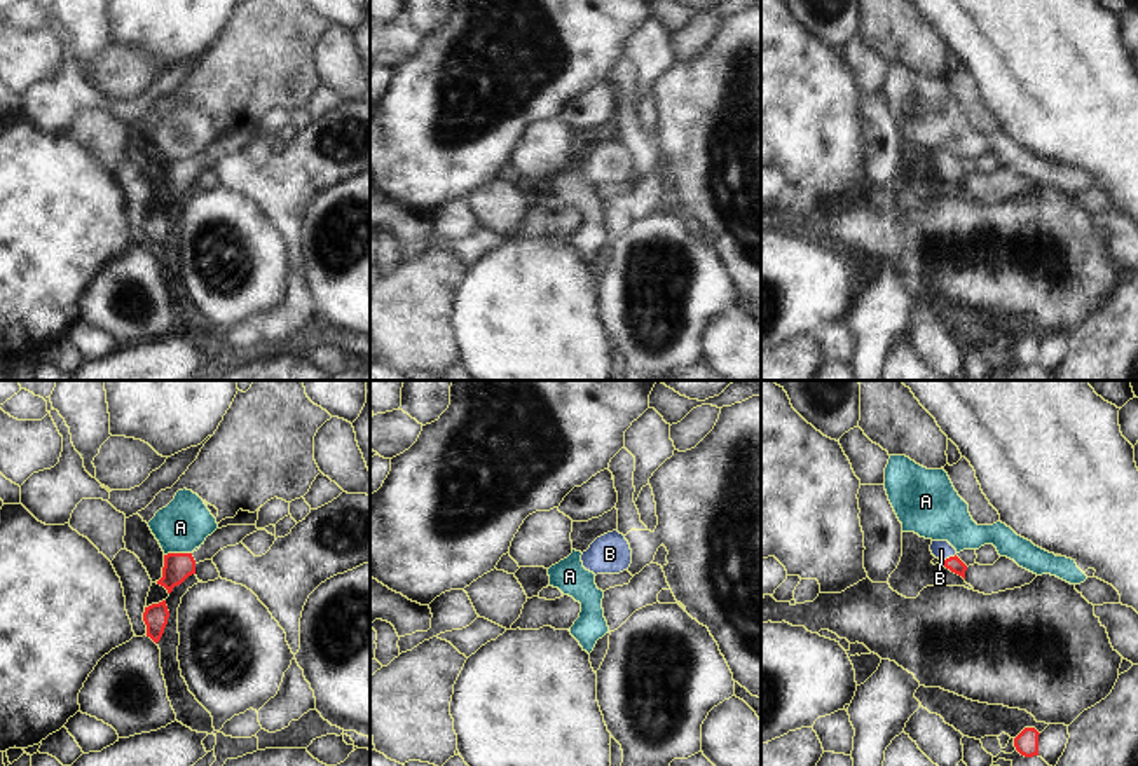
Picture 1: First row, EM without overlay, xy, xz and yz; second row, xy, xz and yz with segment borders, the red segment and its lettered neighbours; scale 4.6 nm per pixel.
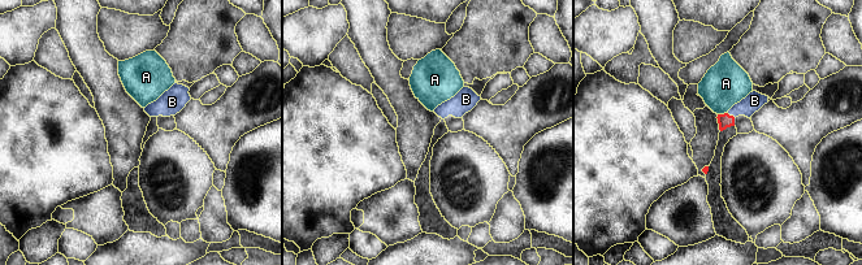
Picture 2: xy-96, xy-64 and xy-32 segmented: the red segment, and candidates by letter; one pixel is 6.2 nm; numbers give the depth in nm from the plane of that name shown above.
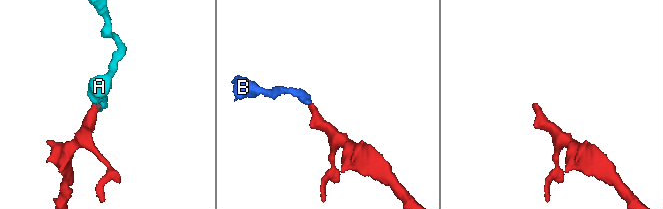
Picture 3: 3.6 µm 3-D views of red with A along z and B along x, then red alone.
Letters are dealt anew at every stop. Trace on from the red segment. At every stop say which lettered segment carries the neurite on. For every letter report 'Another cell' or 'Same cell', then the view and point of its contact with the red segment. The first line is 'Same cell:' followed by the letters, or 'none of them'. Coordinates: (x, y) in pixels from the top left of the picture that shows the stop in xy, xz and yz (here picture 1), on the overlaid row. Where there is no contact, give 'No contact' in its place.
Same cell: B
A: Another cell. Touches red at xy (177, 553)
B: Same cell. Touches red at yz (950, 557).

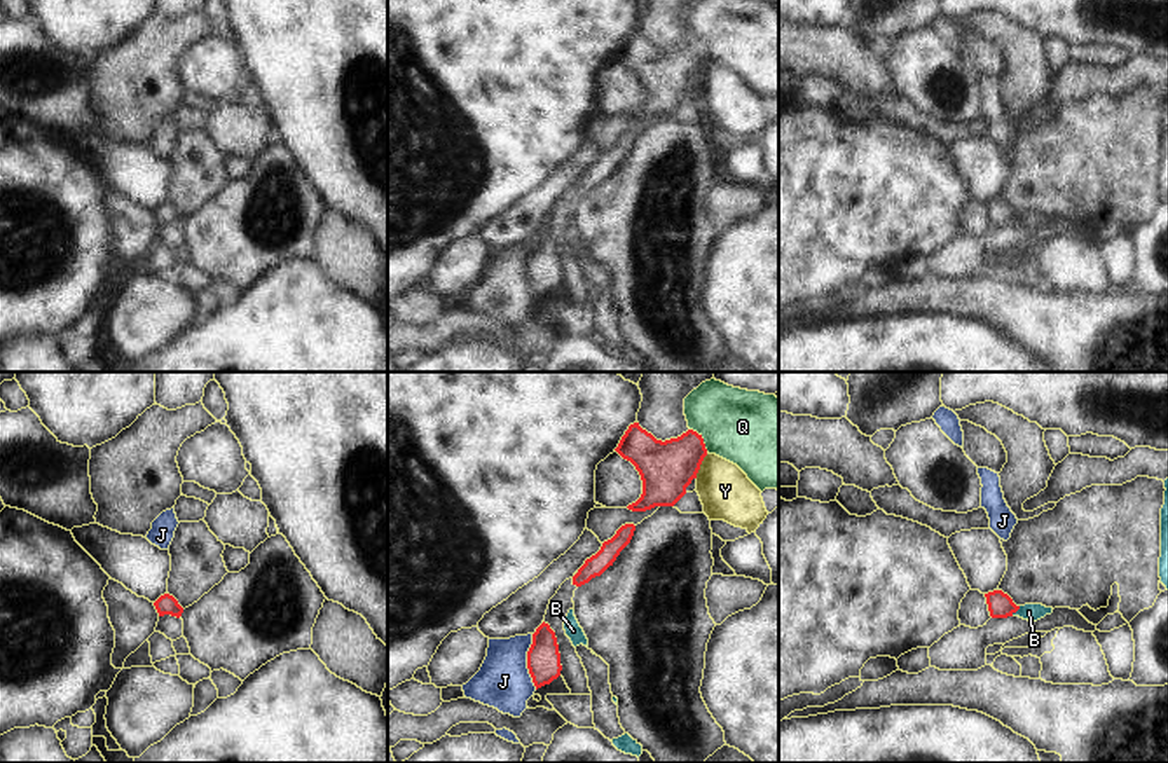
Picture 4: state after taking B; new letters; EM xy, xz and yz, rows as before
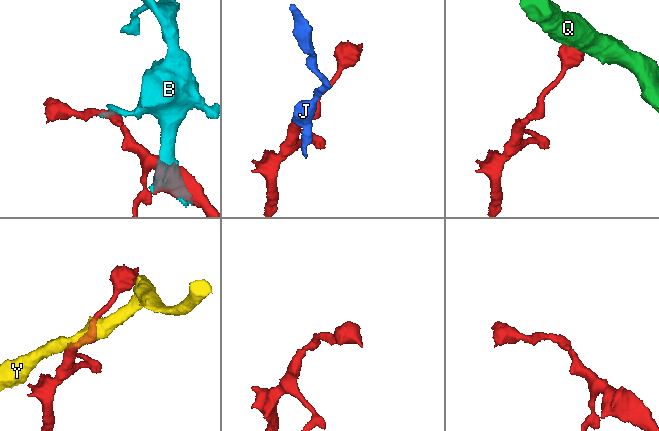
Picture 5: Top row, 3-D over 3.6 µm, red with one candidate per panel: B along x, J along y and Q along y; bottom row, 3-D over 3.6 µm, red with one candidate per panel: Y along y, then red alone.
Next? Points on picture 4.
Same cell: none of them
B: Another cell. Touches red at yz (1015, 611)
J: Another cell. Touches red at xz (528, 662)
Q: Another cell. Touches red at xz (702, 439)
Y: Another cell. Touches red at xz (700, 463).

